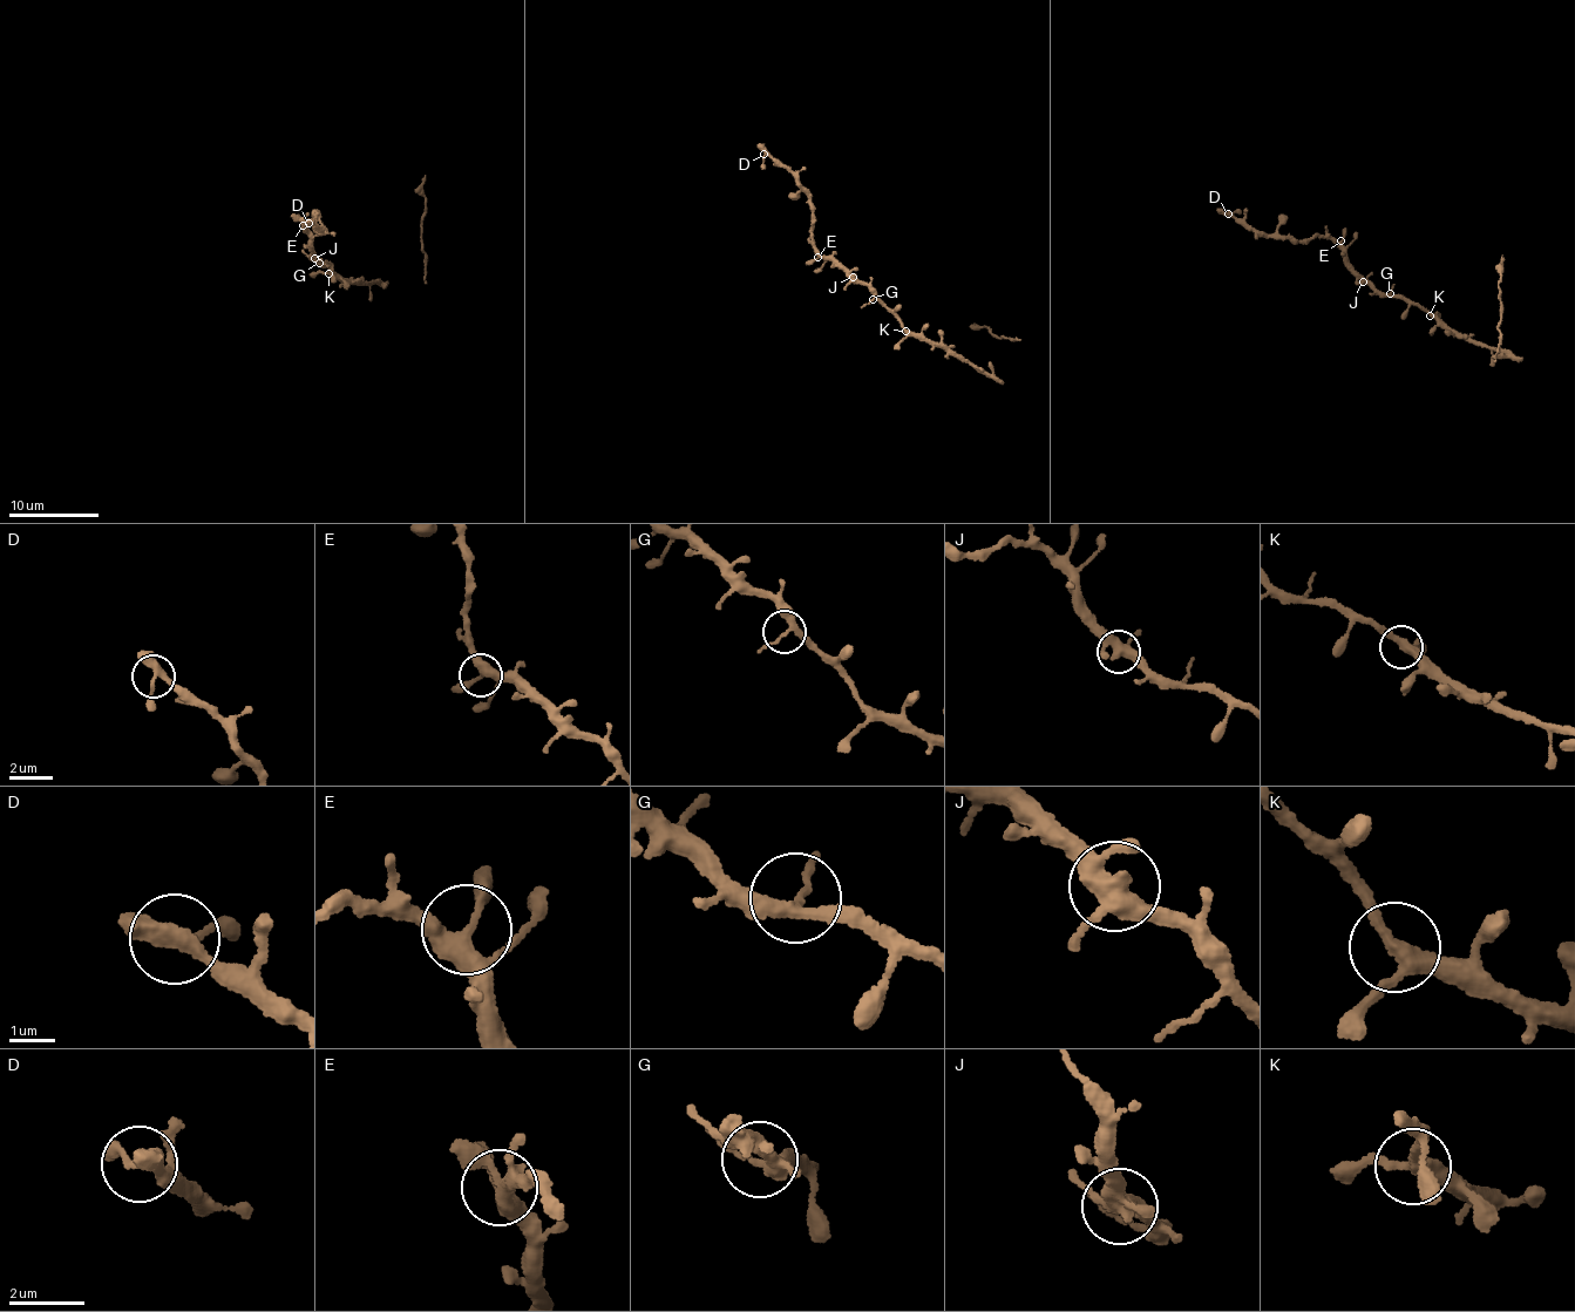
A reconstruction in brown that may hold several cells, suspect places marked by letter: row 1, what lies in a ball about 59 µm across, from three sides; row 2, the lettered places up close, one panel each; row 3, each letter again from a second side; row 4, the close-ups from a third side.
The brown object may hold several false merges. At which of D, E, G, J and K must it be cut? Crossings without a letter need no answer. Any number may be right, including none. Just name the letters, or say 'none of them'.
none of them

